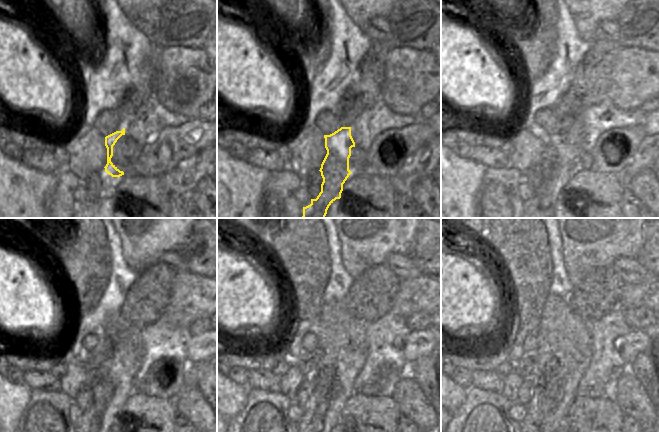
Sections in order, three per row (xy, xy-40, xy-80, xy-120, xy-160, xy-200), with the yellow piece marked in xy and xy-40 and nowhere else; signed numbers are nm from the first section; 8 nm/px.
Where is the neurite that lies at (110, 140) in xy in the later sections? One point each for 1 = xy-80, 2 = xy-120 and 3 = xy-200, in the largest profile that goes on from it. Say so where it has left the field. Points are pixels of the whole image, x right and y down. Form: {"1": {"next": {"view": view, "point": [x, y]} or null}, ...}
{"1": {"next": {"view": "xy-80", "point": [560, 160]}}, "2": {"next": {"view": "xy-120", "point": [110, 384]}}, "3": {"next": {"view": "xy-200", "point": [564, 347]}}}

